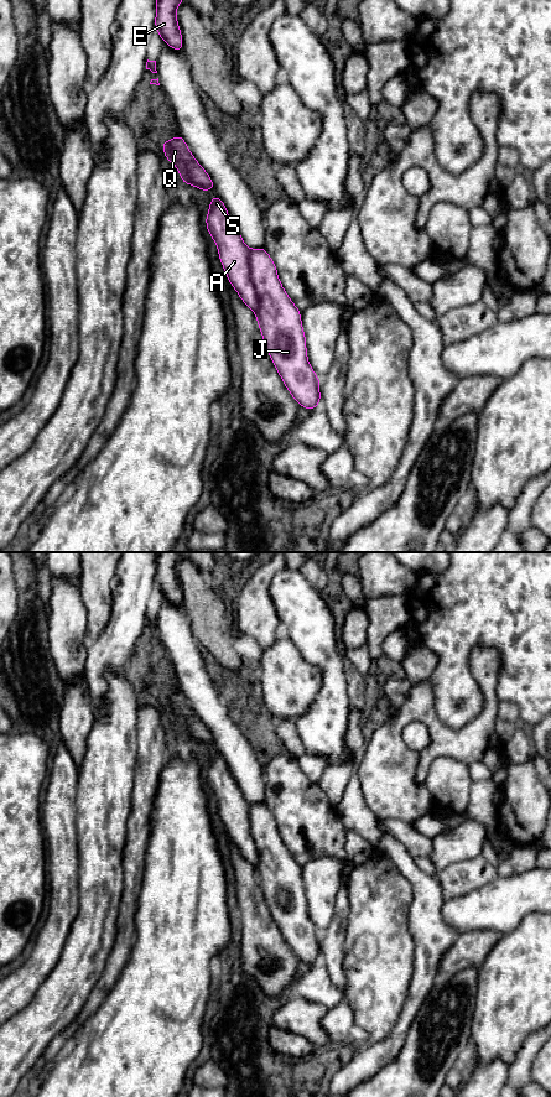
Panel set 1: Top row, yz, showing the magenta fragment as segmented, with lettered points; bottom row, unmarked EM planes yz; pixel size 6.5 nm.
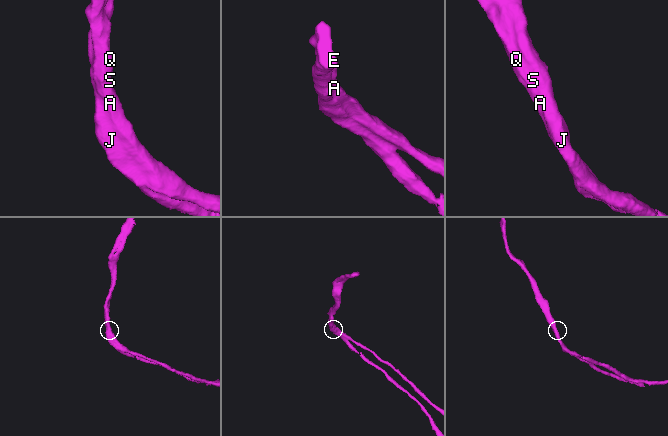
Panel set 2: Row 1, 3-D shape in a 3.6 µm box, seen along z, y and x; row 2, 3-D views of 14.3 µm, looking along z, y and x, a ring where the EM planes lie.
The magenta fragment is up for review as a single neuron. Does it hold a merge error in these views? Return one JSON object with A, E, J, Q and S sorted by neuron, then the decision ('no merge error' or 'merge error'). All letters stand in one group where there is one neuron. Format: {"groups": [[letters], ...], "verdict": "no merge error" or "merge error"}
{"groups": [["A", "Q", "S"], ["E", "J"]], "verdict": "merge error"}

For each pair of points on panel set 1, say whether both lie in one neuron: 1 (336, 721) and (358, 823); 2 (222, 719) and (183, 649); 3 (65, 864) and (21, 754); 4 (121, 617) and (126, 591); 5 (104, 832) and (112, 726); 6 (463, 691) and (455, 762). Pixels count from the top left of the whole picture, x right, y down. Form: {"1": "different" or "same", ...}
{"1": "different", "2": "same", "3": "different", "4": "same", "5": "same", "6": "different"}

